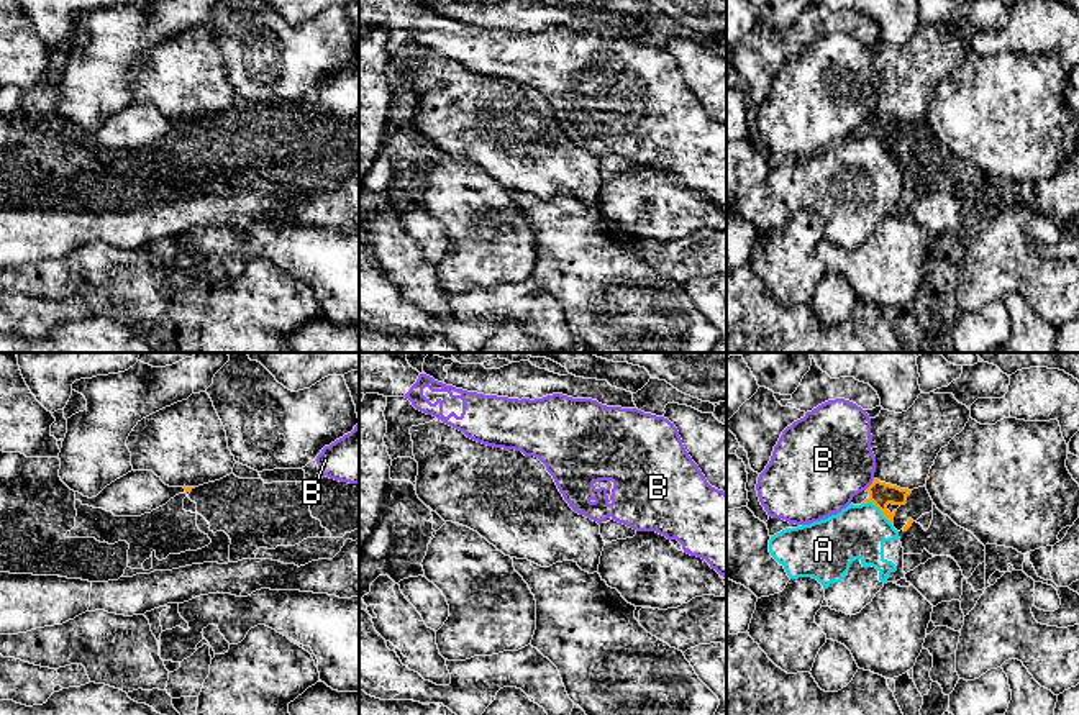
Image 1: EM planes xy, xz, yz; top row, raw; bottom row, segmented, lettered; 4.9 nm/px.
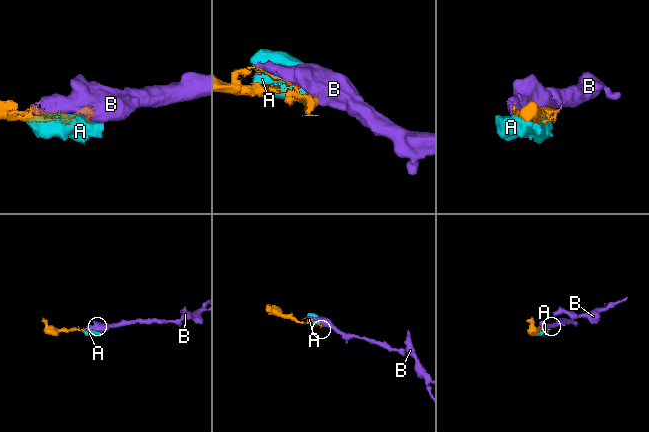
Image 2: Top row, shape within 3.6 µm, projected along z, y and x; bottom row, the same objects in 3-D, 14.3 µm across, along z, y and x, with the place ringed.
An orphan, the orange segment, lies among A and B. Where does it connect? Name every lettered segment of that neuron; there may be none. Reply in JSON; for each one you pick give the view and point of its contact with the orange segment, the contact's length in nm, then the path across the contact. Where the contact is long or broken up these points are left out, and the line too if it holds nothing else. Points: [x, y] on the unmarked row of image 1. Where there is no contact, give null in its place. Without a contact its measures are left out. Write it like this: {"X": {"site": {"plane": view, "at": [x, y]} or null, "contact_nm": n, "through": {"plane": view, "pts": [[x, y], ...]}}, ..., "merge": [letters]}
{"merge": []}

